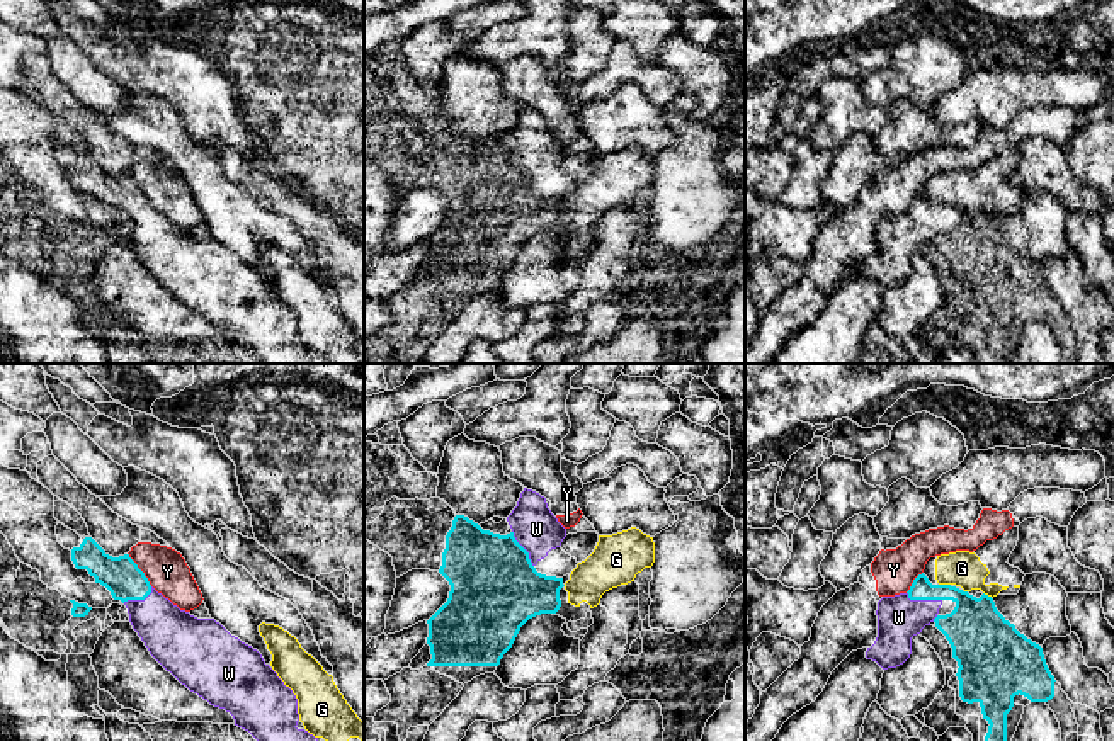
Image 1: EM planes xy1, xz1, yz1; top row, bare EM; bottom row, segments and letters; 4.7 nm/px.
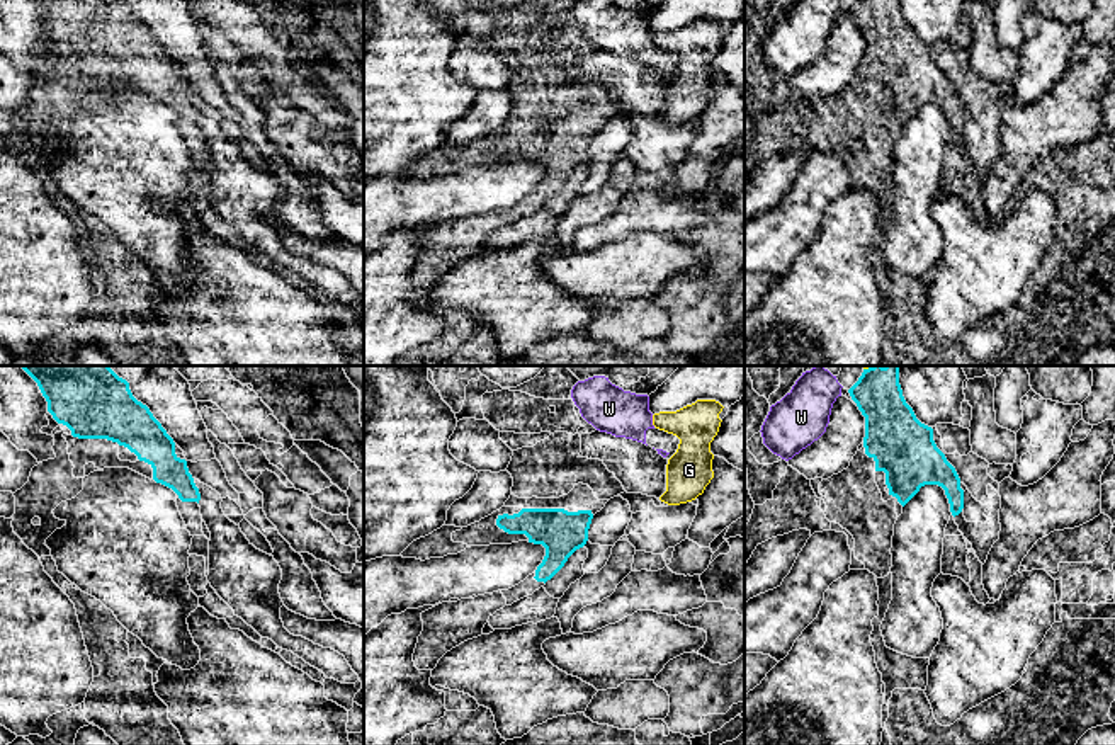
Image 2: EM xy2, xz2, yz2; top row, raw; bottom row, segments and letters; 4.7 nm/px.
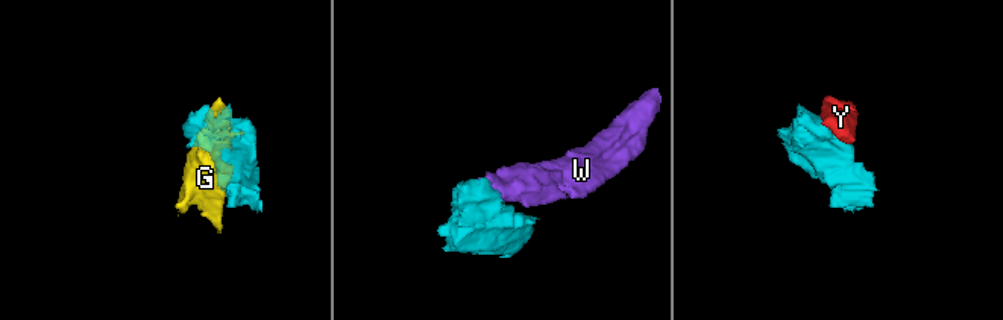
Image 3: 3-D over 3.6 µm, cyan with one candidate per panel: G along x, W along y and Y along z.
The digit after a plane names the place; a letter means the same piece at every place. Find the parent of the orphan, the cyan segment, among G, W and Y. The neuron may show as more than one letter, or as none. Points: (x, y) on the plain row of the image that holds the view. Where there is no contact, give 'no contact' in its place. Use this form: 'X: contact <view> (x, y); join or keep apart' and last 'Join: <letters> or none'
G: contact yz1 (944, 204); keep apart
W: contact yz1 (922, 218); join
Y: contact xy1 (140, 189); keep apart
Join: W

